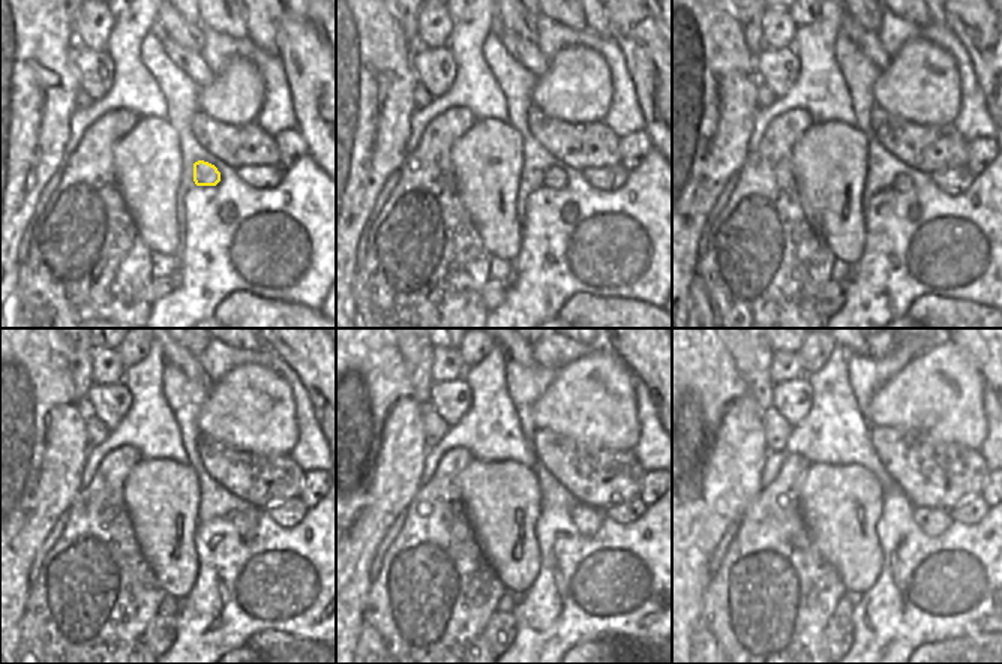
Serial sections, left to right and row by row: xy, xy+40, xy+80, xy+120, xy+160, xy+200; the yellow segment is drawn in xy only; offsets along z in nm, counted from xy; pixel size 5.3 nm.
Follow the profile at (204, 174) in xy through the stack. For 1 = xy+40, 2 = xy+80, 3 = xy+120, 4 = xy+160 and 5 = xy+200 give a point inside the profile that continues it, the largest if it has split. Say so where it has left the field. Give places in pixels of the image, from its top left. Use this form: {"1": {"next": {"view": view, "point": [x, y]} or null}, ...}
{"1": {"next": {"view": "xy+40", "point": [554, 177]}}, "2": {"next": {"view": "xy+80", "point": [902, 183]}}, "3": {"next": {"view": "xy+120", "point": [245, 522]}}, "4": {"next": {"view": "xy+160", "point": [588, 520]}}, "5": {"next": {"view": "xy+200", "point": [932, 522]}}}

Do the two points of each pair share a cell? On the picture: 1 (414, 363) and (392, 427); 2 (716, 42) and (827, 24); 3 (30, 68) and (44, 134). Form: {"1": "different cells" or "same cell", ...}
{"1": "different cells", "2": "different cells", "3": "same cell"}

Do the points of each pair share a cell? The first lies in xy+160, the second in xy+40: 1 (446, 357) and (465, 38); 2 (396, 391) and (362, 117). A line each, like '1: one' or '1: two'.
1: two
2: one

